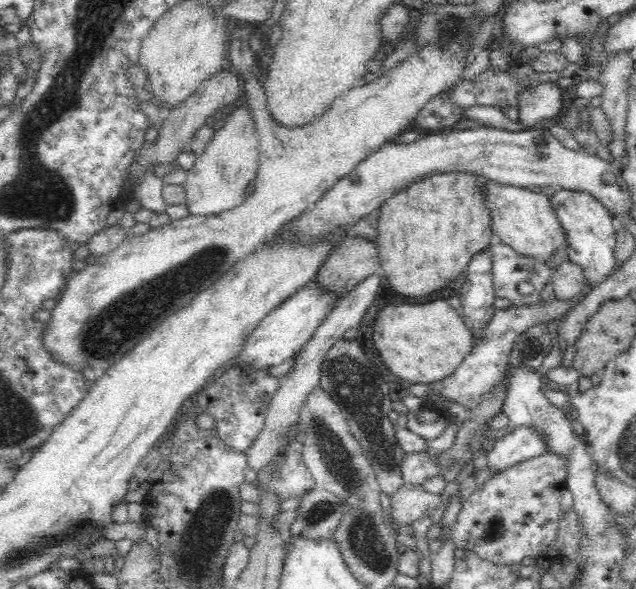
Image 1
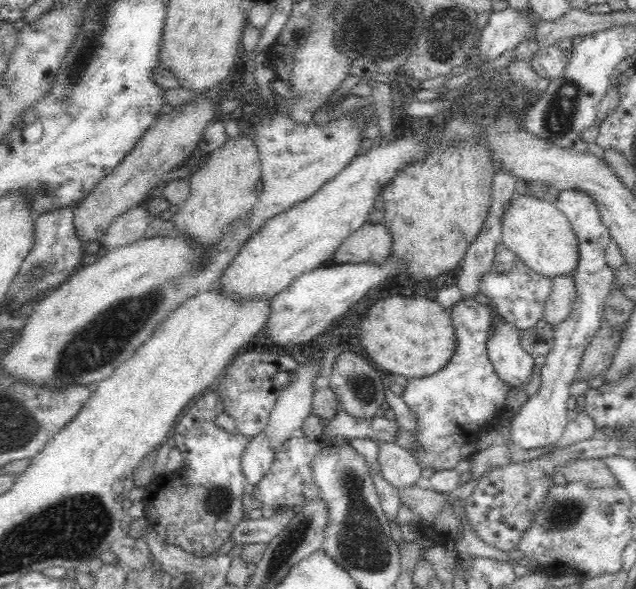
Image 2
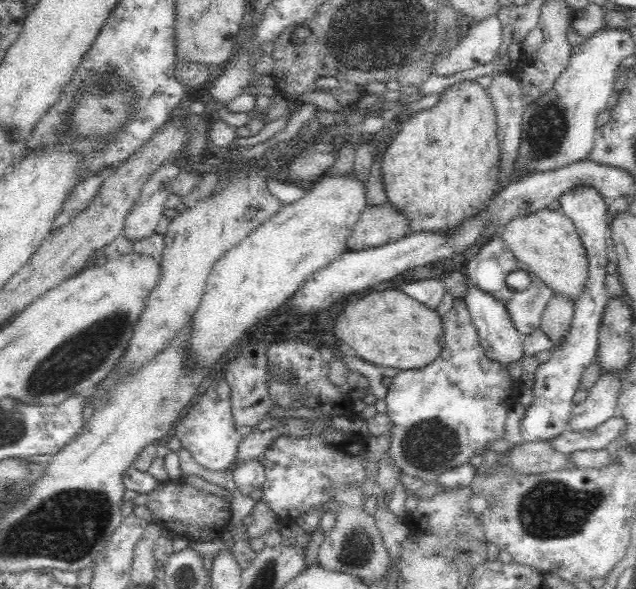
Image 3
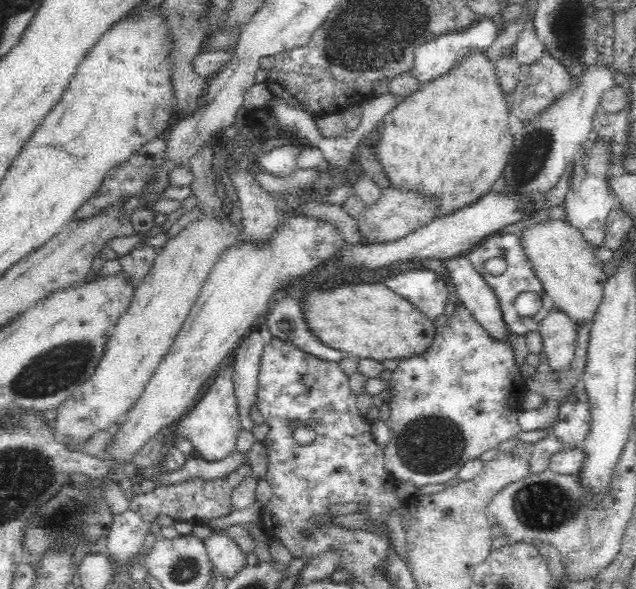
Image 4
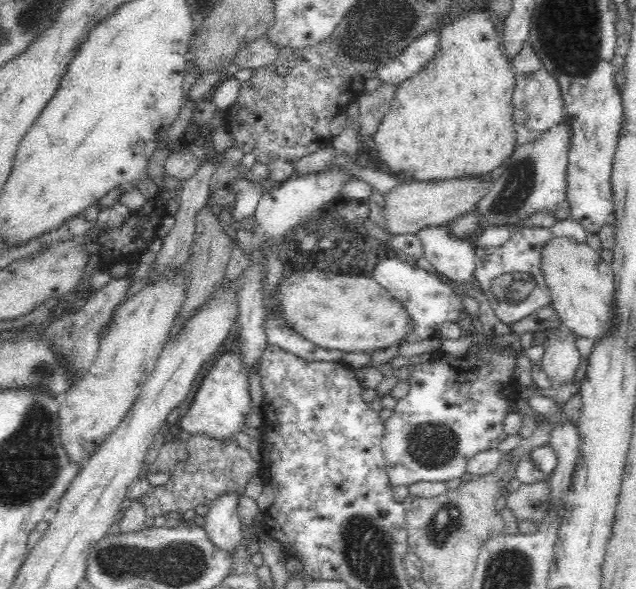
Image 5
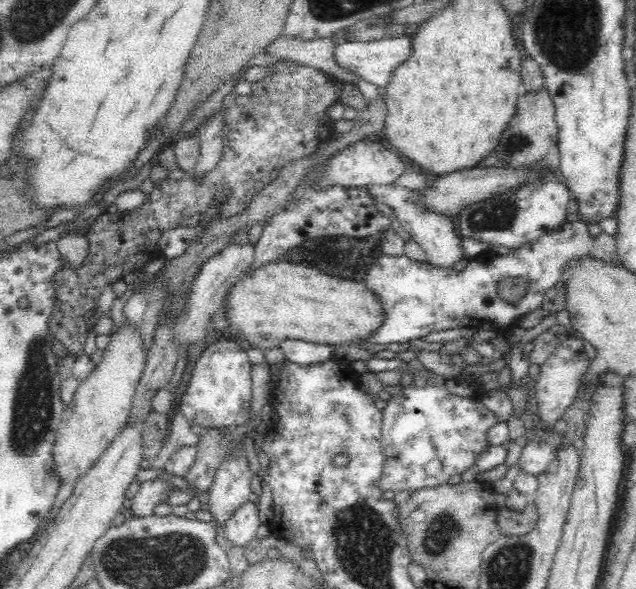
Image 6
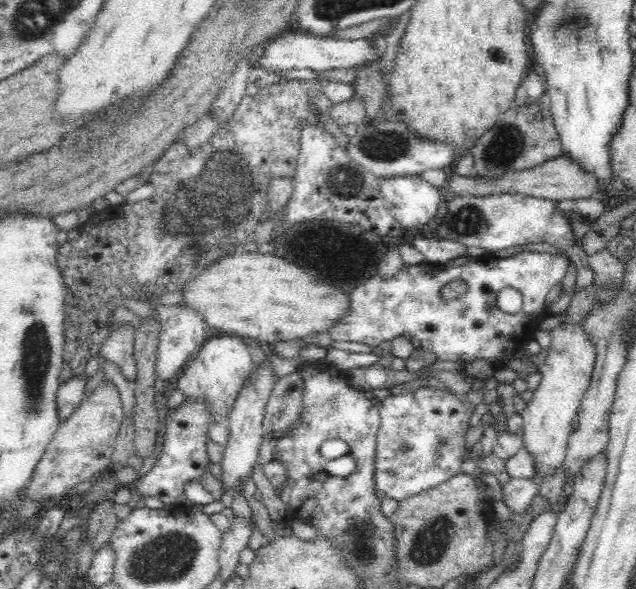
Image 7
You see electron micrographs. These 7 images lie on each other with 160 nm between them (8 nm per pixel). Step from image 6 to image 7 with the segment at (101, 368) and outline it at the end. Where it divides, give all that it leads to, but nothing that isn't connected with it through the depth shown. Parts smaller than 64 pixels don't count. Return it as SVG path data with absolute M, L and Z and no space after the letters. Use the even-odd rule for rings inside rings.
M104 377L102 386L86 396L82 404L63 423L59 424L44 454L36 462L26 489L19 493L20 499L23 502L59 499L72 491L77 484L88 480L96 472L105 468L113 455L115 440L123 419L118 389L114 383Z

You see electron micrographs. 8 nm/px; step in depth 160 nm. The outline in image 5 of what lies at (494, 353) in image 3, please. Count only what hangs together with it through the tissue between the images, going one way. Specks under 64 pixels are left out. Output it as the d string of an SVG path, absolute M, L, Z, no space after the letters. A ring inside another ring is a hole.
M447 225L426 226L426 228L420 228L418 232L414 232L414 235L422 243L423 256L432 264L437 272L447 276L449 280L458 280L460 284L462 282L472 282L470 286L478 288L478 285L474 282L474 275L472 275L476 259L475 246L472 244L471 239L456 236L449 230Z

